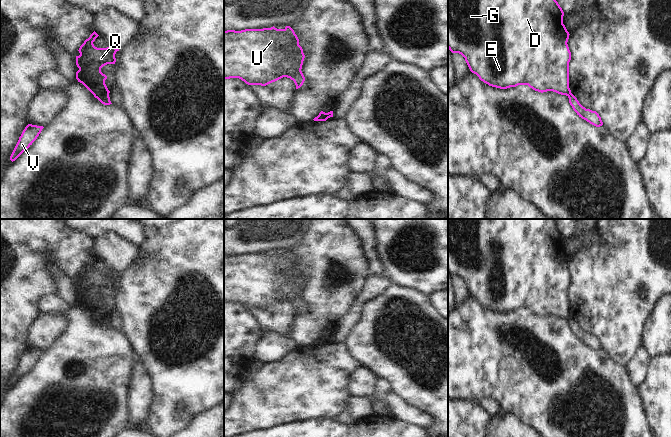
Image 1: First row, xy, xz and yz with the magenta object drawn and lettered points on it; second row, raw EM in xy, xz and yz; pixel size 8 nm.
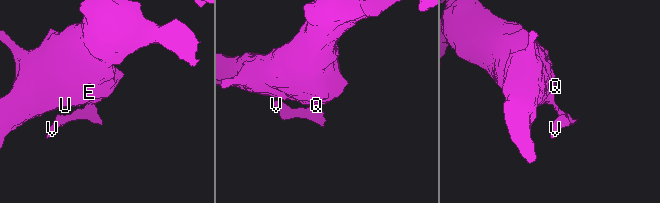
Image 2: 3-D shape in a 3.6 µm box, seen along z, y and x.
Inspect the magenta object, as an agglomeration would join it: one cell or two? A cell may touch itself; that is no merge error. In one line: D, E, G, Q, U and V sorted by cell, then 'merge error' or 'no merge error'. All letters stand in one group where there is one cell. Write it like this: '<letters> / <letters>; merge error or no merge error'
D E G Q U / V; merge error

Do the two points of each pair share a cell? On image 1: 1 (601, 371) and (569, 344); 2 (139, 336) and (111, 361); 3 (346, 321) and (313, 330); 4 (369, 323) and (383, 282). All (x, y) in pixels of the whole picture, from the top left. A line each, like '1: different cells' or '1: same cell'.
1: same cell
2: different cells
3: different cells
4: different cells

